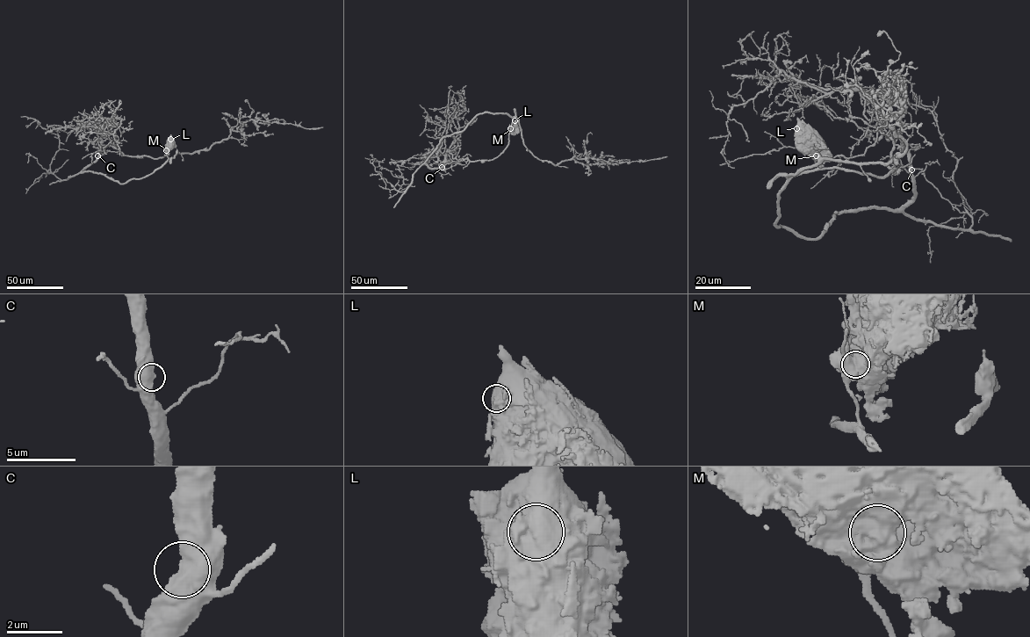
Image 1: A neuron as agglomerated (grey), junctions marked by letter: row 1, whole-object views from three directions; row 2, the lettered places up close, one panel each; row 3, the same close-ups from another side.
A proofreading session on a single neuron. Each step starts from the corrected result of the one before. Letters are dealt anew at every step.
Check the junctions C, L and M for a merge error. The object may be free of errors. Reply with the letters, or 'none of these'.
M

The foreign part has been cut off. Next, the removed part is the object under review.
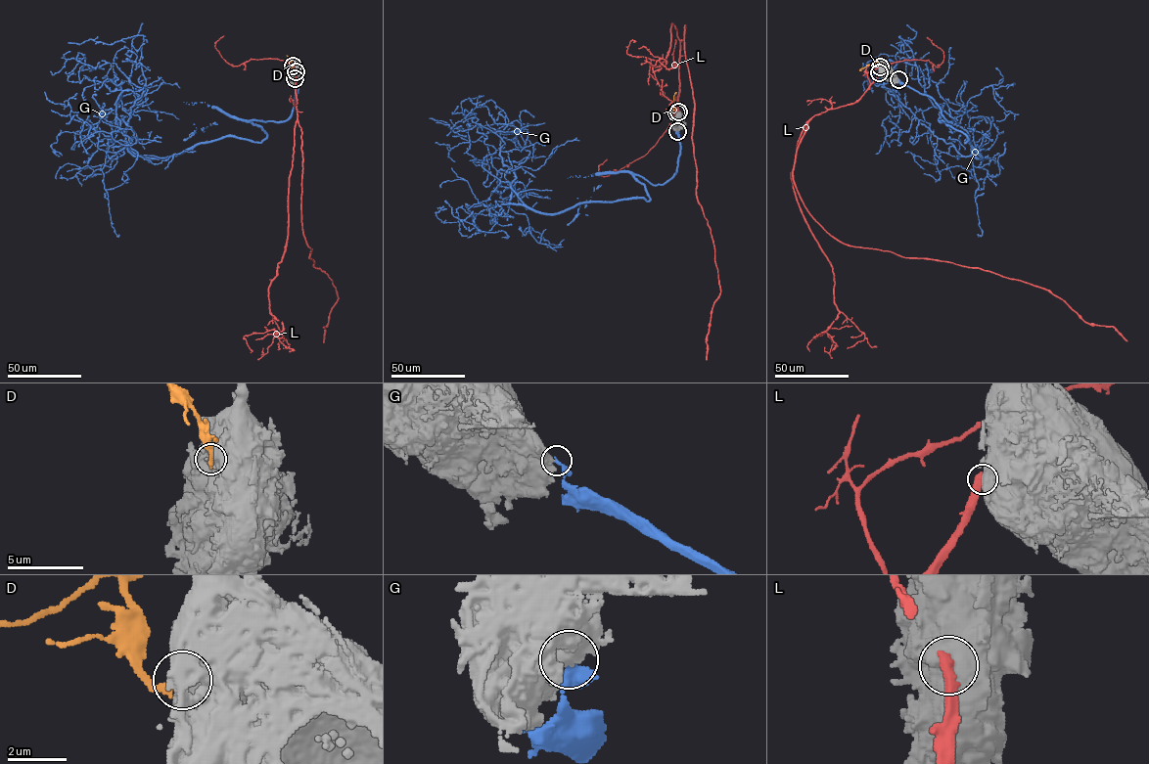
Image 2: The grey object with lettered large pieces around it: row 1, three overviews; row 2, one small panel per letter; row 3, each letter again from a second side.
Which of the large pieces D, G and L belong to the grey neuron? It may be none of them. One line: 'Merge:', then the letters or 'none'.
Merge: G

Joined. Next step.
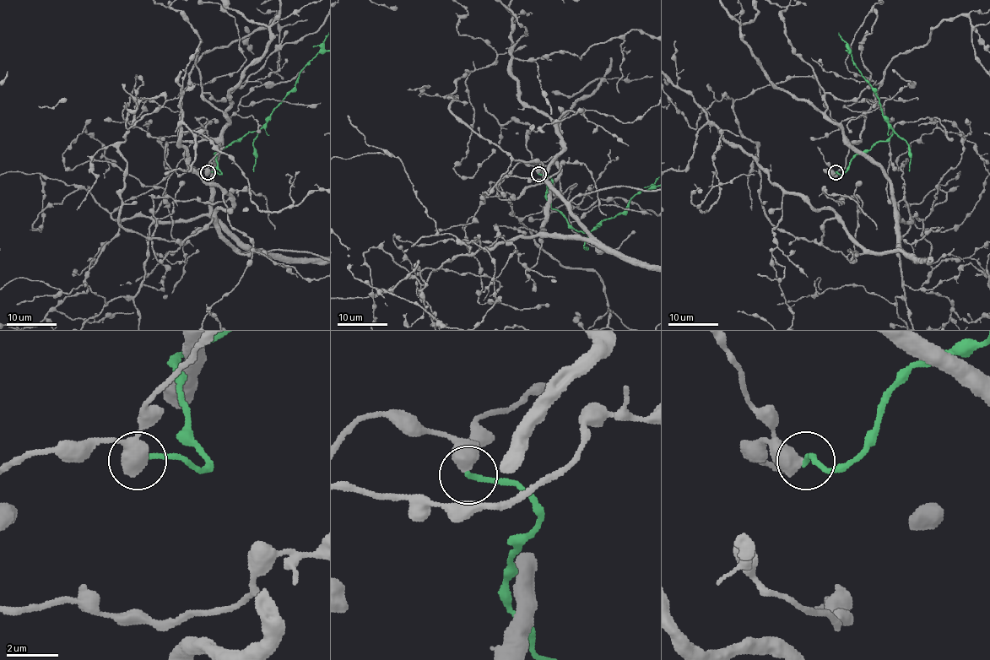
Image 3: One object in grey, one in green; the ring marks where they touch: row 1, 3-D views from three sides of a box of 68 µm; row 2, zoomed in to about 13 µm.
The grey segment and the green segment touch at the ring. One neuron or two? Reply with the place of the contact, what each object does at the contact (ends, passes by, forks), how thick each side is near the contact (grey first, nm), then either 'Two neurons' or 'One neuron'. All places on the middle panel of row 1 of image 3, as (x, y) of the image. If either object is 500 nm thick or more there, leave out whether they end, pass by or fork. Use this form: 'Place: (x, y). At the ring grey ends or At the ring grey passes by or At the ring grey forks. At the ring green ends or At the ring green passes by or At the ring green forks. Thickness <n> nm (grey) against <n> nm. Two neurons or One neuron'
Place: (538, 174). Thickness 600 nm (grey) against 220 nm. One neuron

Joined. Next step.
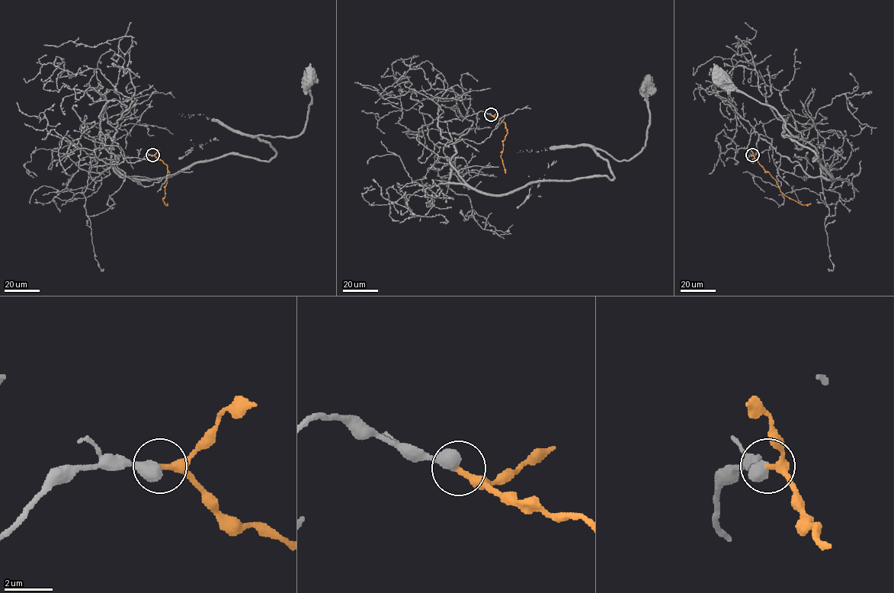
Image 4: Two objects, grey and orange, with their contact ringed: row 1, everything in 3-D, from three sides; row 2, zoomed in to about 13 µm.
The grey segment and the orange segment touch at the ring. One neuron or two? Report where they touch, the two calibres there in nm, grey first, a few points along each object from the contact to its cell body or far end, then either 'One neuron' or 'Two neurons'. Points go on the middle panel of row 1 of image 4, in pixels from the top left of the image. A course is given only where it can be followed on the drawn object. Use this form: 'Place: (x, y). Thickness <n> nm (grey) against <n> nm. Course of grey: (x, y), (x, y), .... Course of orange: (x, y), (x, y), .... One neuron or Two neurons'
Place: (491, 114). Thickness 600 nm (grey) against 280 nm. Course of grey: (490, 114), (438, 123), (450, 165), (479, 191), (611, 179), (595, 149), (629, 160), (645, 147), (648, 83). Course of orange: (491, 114), (504, 122), (507, 129), (501, 158), (505, 173). One neuron

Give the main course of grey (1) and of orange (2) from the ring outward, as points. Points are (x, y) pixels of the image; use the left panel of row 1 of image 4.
1: (152, 155), (128, 162), (100, 136), (121, 177), (269, 161), (257, 136), (302, 131), (310, 80)
2: (152, 155), (167, 165), (169, 174), (162, 200), (165, 205), (168, 203)

